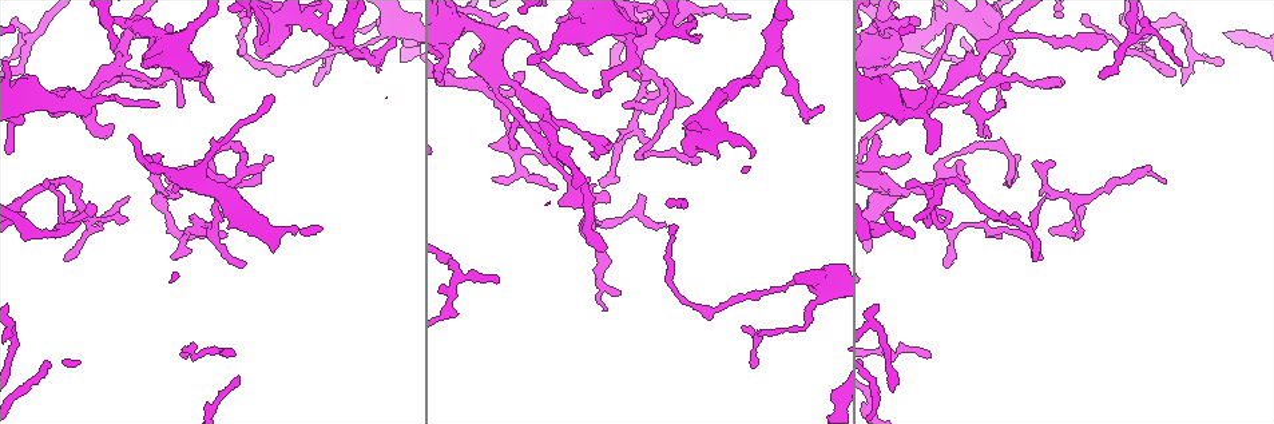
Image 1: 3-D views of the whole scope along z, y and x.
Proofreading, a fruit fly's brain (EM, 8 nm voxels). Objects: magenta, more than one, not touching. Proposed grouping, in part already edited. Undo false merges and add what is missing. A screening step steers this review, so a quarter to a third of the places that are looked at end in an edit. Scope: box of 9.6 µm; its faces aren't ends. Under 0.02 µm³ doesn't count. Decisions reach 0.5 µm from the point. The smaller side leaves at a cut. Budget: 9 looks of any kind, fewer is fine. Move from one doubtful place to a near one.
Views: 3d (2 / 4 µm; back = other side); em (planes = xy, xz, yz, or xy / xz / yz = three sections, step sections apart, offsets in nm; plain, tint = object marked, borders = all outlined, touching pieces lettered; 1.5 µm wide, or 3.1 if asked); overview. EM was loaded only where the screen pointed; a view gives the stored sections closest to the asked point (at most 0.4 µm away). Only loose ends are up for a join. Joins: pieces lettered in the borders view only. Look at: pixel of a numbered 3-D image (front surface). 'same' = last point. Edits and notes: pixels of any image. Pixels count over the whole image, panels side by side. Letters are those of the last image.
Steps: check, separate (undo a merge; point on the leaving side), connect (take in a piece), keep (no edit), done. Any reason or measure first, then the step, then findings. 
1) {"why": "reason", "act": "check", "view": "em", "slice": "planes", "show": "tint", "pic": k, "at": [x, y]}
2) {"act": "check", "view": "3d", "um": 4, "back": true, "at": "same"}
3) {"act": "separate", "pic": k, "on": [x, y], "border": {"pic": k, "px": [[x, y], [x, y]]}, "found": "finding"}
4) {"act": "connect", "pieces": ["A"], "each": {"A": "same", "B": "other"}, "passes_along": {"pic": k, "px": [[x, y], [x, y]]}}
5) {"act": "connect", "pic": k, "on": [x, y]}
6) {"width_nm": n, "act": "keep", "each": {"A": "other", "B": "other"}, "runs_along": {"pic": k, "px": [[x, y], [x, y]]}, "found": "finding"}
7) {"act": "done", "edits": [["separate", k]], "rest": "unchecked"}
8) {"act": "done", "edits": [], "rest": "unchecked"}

{"why": "three arms meet", "act": "check", "view": "3d", "um": 4, "pic": 1, "at": [475, 83]}

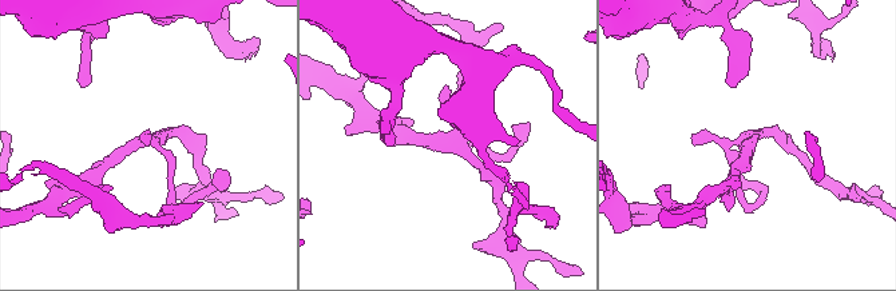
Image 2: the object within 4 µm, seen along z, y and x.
{"why": "shape alone is not enough", "act": "check", "view": "em", "slice": "planes", "show": "tint", "pic": 2, "at": [444, 142]}

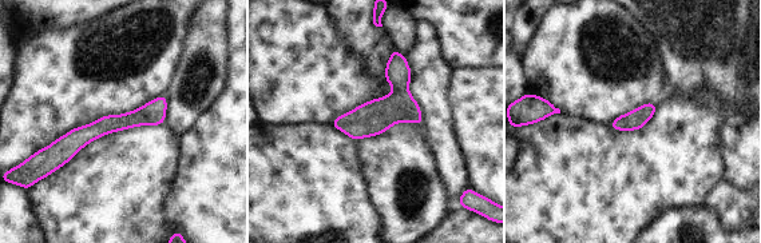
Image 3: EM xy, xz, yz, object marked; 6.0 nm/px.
{"why": "what lies round it", "act": "check", "view": "em", "slice": "planes", "show": "borders", "at": "same"}

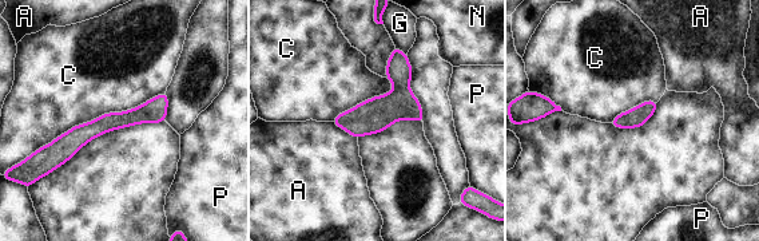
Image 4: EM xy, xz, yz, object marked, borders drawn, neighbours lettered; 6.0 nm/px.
{"width_nm": 110, "act": "keep", "each": {"A": "other", "C": "other", "G": "other", "N": "other", "P": "other"}, "border": {"pic": 4, "px": [[165, 91], [76, 123], [34, 151]]}, "found": "continuous, no second neuron"}

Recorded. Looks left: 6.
{"why": "thin end", "act": "check", "view": "em", "slice": "planes", "show": "borders", "pic": 1, "at": [164, 85]}

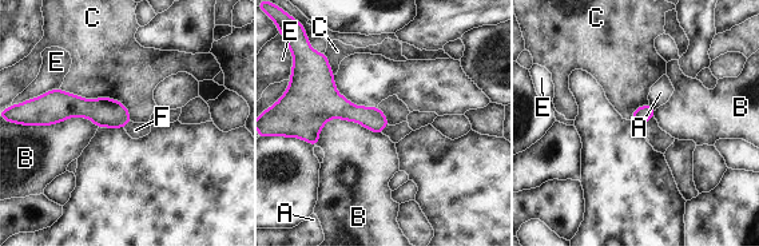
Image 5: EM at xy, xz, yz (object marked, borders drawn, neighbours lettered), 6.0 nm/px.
{"width_nm": 100, "act": "connect", "pic": 5, "on": [135, 130], "each": {"A": "other", "B": "other", "C": "other", "E": "other", "F": "same"}, "found": "the neuron continues"}

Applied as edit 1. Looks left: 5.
{"why": "redraw", "act": "check", "view": "overview"}

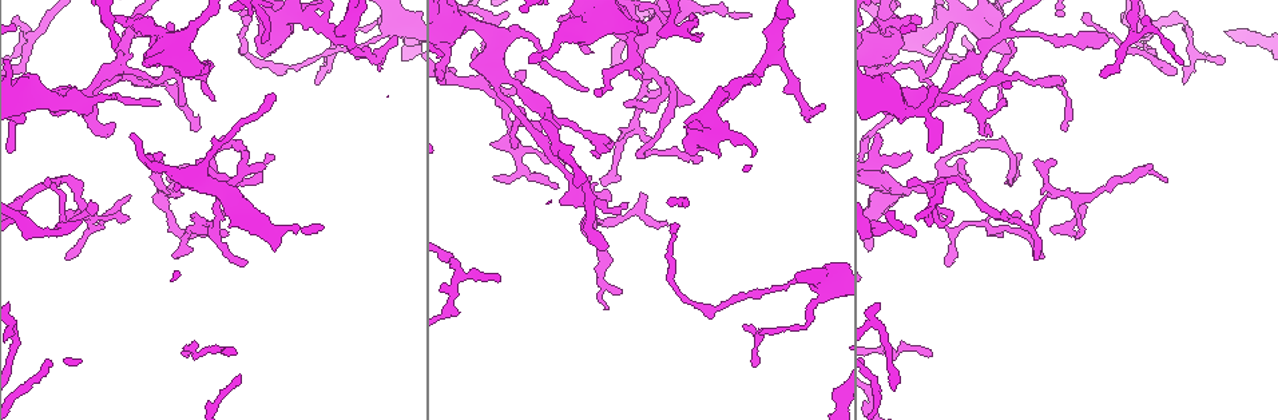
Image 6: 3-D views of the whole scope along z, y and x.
{"act": "check", "view": "em", "slice": "planes", "show": "borders", "pic": 6, "at": [690, 151]}

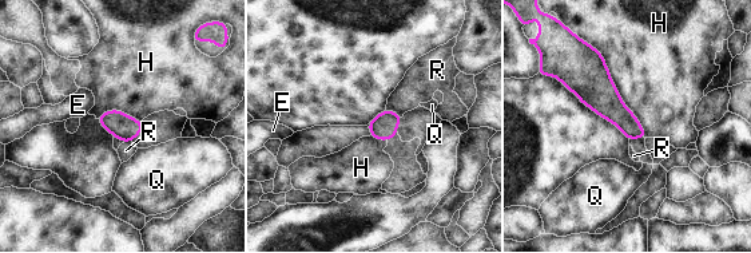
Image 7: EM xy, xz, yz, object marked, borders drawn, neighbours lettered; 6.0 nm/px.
{"width_nm": 160, "act": "keep", "each": {"E": "other", "H": "other", "Q": "other", "R": "other"}, "found": "no lettered piece goes on from it"}

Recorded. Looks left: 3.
{"why": "an open end", "act": "check", "view": "em", "slice": "planes", "show": "plain", "pic": 6, "at": [954, 24]}

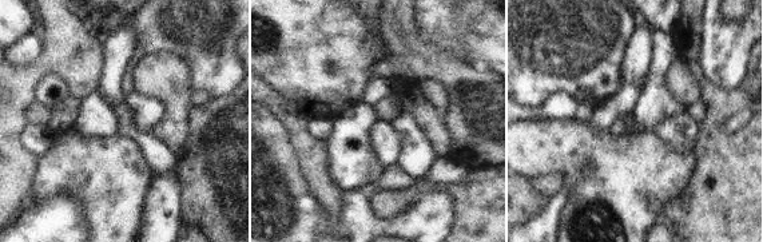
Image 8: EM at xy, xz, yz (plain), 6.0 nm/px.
{"act": "check", "view": "em", "slice": "planes", "show": "borders", "at": "same"}

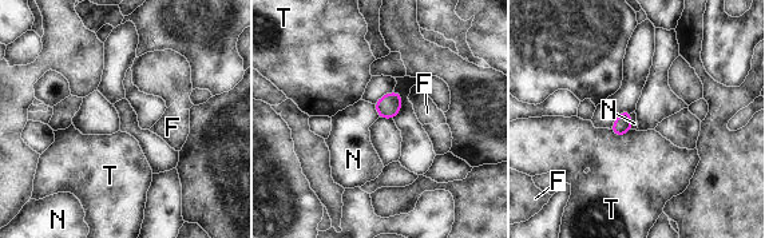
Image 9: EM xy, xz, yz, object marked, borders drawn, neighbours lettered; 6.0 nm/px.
{"act": "keep", "each": {"F": "other", "N": "other", "T": "other"}, "border": {"pic": 9, "px": [[373, 104], [380, 116]]}, "found": "no lettered piece goes on from it"}

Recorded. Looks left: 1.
{"act": "done", "edits": [["connect", 5]], "rest": "unchecked"}

